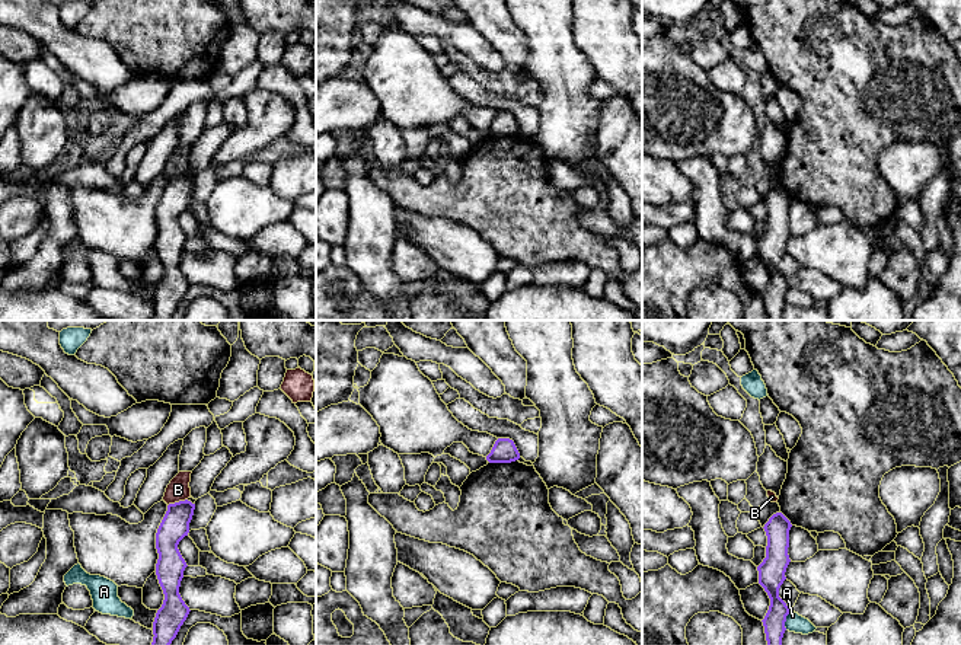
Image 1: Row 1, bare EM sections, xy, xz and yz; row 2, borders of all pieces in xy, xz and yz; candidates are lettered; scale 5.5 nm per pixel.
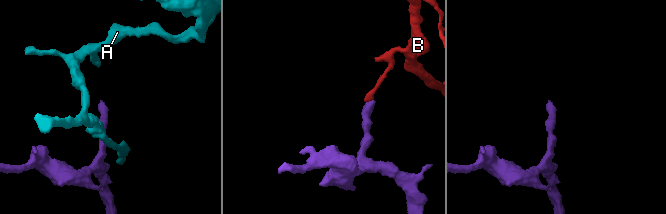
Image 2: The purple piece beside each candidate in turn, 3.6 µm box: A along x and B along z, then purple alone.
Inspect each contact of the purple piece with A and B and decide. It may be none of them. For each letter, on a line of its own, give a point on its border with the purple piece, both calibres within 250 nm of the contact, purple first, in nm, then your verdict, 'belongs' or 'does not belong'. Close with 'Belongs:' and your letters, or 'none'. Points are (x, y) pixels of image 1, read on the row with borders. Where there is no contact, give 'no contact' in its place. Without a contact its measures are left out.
A: meets purple in yz at (785, 619); 140 nm thick on the purple side, 100 nm on the other; does not belong
B: meets purple in xy at (176, 503); 160 nm thick on the purple side, 120 nm on the other; does not belong
Belongs: none

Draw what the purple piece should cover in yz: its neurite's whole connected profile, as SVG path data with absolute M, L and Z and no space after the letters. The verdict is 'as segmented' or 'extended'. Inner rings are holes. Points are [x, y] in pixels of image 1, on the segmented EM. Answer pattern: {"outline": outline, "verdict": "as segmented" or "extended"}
{"outline": "M782 513L773 514L763 527L767 536L766 558L757 571L759 584L770 598L769 610L762 620L767 645L782 645L786 616L792 610L779 597L779 588L786 579L785 572L791 562L788 555L791 527L791 521Z", "verdict": "as segmented"}

